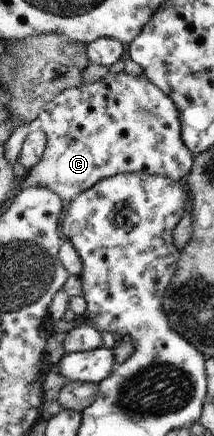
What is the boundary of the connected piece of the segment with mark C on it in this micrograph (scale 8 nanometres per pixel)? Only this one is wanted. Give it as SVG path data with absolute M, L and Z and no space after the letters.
M110 72L99 81L84 83L79 88L69 88L42 110L36 125L47 136L47 149L41 161L23 175L19 190L31 185L49 187L61 199L65 199L66 205L83 191L92 189L101 179L119 173L142 172L184 181L195 165L195 156L184 143L179 109L171 96L165 95L144 76Z

